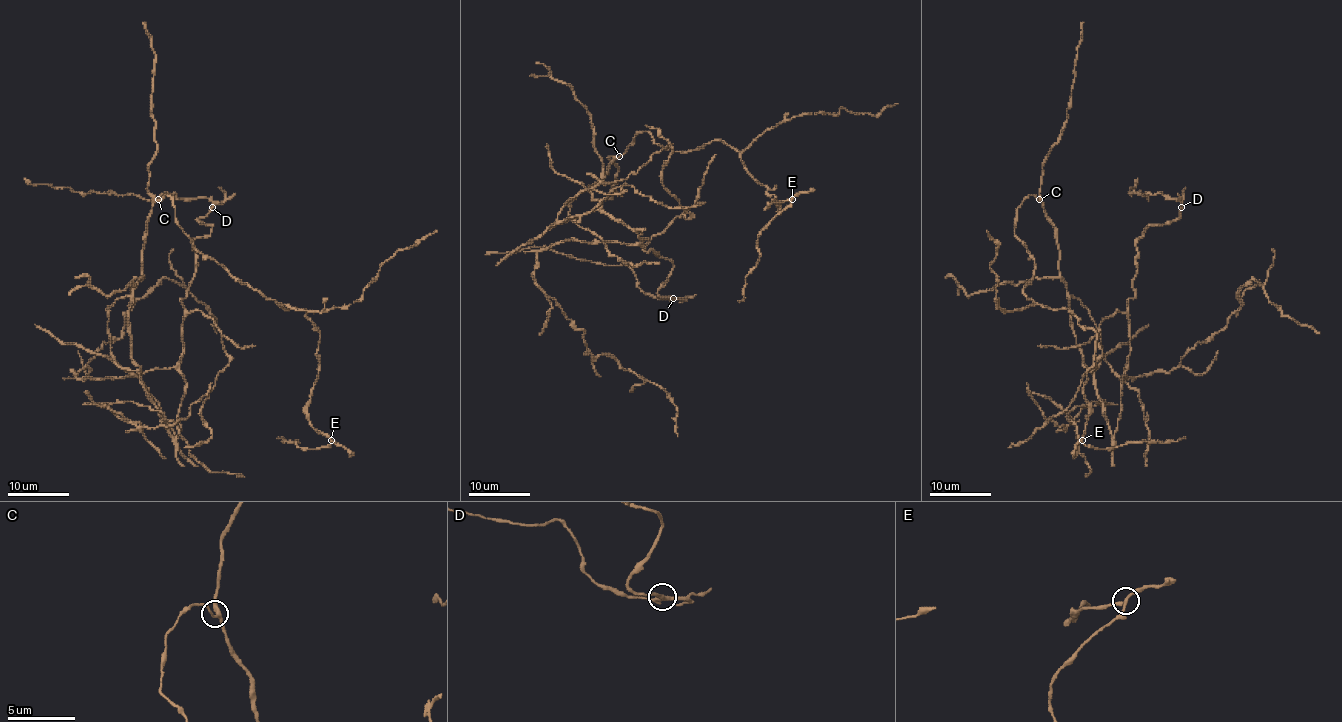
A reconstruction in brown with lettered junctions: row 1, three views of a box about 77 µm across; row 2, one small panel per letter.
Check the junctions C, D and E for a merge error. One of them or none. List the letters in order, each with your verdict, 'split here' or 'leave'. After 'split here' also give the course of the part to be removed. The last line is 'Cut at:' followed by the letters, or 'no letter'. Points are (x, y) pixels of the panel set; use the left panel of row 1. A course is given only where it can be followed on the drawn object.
C: leave
D: leave
E: leave
Cut at: no letter

